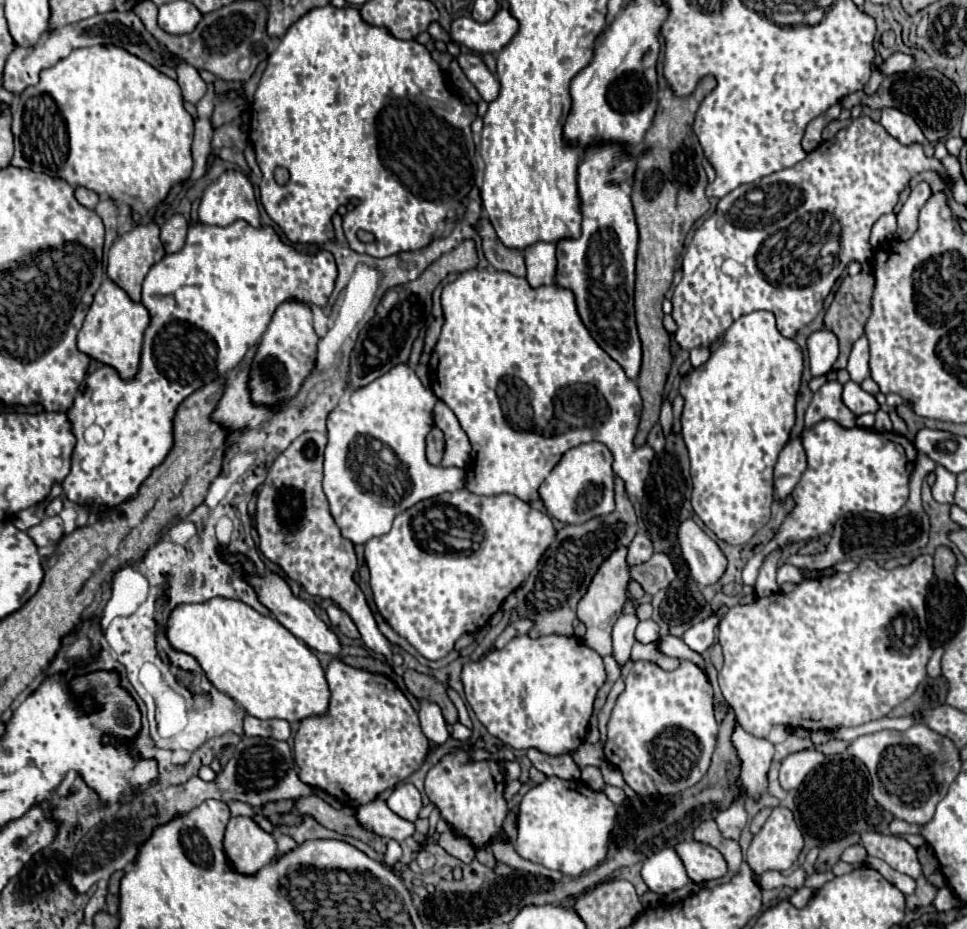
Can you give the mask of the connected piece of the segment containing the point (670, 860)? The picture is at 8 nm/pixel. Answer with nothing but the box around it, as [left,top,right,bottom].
[643,848,689,894]

